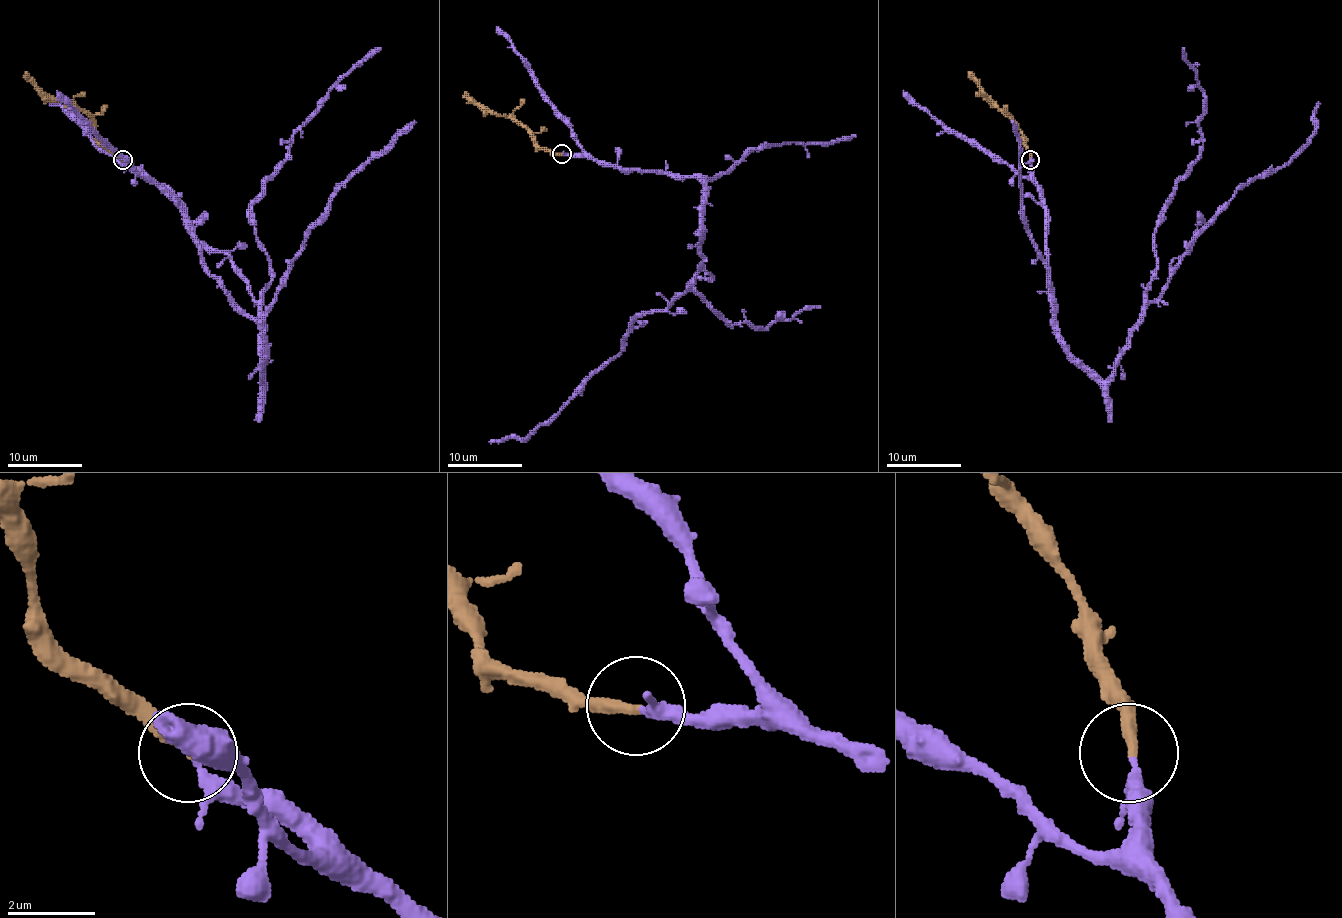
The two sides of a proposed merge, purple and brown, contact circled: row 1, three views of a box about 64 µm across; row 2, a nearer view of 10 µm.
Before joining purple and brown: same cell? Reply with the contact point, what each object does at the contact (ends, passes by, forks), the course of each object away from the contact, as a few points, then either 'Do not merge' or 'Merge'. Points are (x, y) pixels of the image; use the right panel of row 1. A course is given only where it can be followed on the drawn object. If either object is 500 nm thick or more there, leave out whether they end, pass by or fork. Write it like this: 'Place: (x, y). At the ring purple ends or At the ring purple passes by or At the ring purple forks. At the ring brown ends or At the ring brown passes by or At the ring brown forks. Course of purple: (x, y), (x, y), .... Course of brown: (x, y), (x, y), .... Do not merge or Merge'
Place: (1030, 160). At the ring purple passes by. At the ring brown ends. Course of purple: (1030, 161), (1044, 209), (1052, 321), (1061, 345), (1104, 381), (1188, 245), (1238, 189), (1307, 142), (1318, 101). Course of brown: (1030, 159), (1026, 142), (1015, 124), (968, 72). Merge

